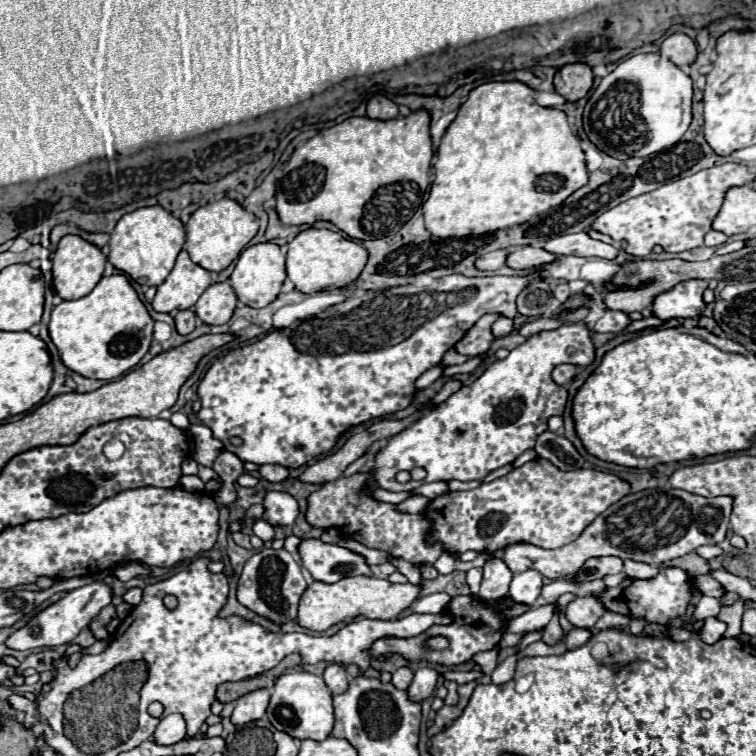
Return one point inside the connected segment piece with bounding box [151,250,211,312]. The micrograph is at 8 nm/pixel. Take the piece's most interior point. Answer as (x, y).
(187, 281)

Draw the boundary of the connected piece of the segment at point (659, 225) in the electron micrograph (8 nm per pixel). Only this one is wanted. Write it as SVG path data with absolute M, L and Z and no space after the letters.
M743 164L713 166L605 210L593 220L591 228L601 234L609 234L615 240L627 240L627 252L635 258L647 256L655 244L663 246L665 252L693 250L703 246L703 238L711 230L711 222L721 208L723 194L731 186L751 184L753 178L755 174L751 174Z

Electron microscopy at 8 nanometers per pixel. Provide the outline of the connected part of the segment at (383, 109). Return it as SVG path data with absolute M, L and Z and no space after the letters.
M373 94L367 102L367 116L377 120L391 120L399 116L399 110L397 110L397 104L391 102L389 98L381 94Z

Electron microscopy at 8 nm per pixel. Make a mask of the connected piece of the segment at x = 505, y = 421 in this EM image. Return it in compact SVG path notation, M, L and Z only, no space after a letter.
M565 324L557 330L527 338L513 348L505 360L495 360L473 384L463 386L401 434L389 438L369 468L373 480L389 492L417 488L417 480L409 480L407 484L395 480L399 470L413 468L427 472L423 482L447 482L451 478L463 482L483 480L489 472L515 462L527 448L533 448L535 438L547 430L547 420L555 414L563 414L567 390L553 382L551 370L567 362L589 366L593 360L595 346L585 324Z

